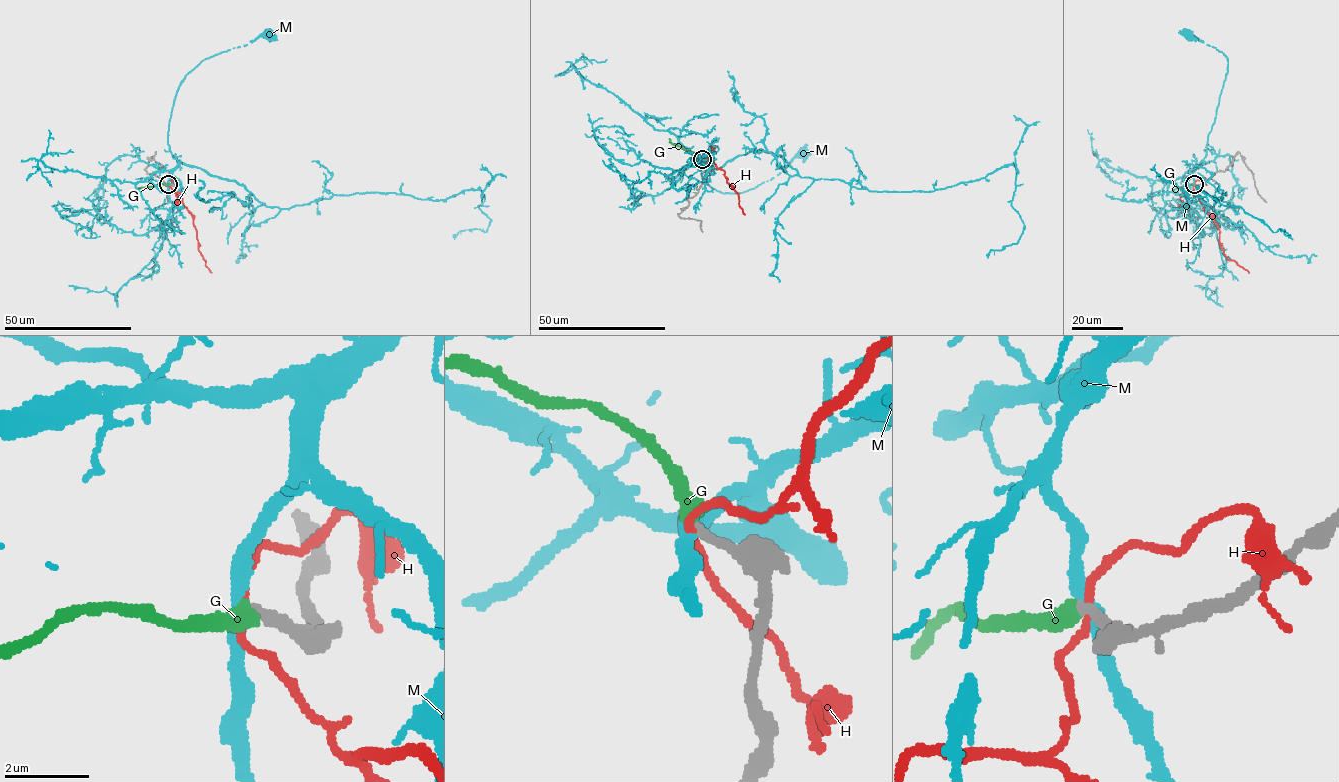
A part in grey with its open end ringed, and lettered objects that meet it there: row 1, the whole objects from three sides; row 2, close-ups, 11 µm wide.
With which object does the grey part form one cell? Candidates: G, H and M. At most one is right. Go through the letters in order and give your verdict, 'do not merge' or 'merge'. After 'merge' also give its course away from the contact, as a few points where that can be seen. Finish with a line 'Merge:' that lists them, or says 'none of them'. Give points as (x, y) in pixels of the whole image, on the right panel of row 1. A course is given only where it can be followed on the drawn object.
G: merge; it runs (1194, 183), (1173, 190)
H: do not merge
M: do not merge
Merge: G

